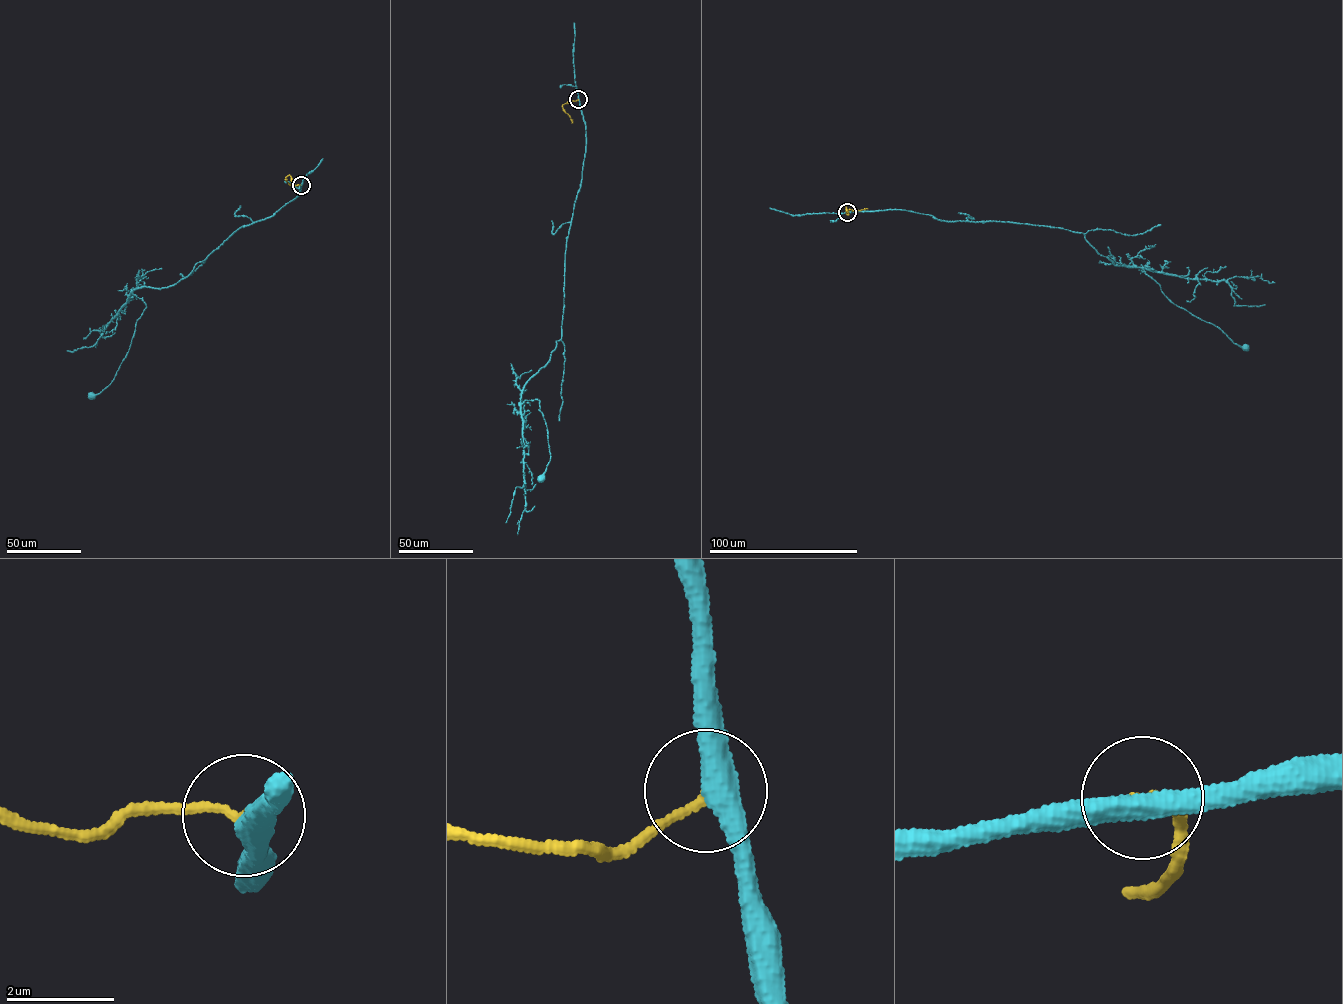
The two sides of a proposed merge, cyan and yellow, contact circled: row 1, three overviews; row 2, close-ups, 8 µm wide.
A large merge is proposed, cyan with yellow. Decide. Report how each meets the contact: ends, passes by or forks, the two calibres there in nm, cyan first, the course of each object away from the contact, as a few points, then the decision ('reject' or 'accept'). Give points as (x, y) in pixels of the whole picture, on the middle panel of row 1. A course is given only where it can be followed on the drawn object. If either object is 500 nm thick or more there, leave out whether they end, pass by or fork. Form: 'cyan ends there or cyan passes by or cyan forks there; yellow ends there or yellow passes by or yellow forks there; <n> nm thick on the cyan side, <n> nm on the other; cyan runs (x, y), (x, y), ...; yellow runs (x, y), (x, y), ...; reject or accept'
cyan passes by; yellow ends there; 440 nm thick on the cyan side, 140 nm on the other; cyan runs (578, 99), (585, 153), (565, 251), (561, 338), (522, 394), (522, 403), (539, 401), (548, 432), (542, 477); yellow runs (578, 99), (563, 105), (572, 123); accept

